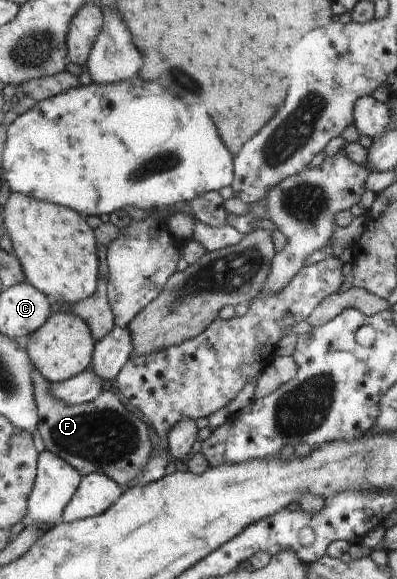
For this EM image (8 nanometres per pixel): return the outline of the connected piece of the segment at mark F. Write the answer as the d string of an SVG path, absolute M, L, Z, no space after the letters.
M35 369L32 379L39 408L39 431L47 450L72 465L82 476L103 472L122 488L144 474L154 449L149 441L149 429L137 415L125 409L121 399L111 393L111 386L92 402L70 406L56 398L52 382L40 371Z

